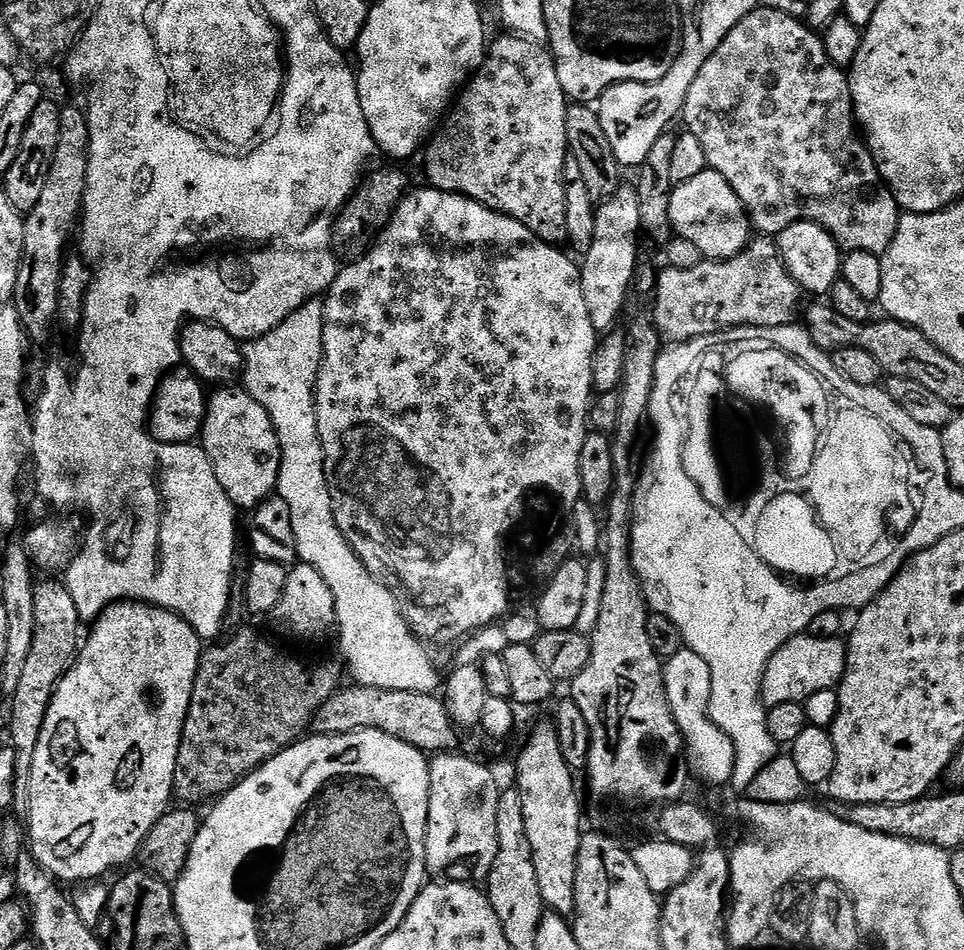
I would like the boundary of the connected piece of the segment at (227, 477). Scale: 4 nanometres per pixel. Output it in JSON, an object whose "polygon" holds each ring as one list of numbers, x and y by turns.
{"polygon":[[224,386,213,392,216,393,208,396,202,447,214,466,222,490,228,495,229,505,240,510,257,508,277,491,280,483,278,434,272,428,270,414,266,414,266,410,262,410,246,390]]}

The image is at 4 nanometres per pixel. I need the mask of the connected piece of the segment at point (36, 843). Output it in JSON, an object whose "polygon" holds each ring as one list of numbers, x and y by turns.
{"polygon":[[121,602,111,604,91,625,92,633,83,641,77,651,75,660,69,670,57,682,56,691,49,702,45,721,42,722,41,736,37,749,34,750,33,769,30,770,29,818,26,823,26,840,30,845,33,858,57,881,65,885,79,885,81,882,96,882,106,875,111,868,123,869,127,860,137,859,142,838,150,834,150,830,169,811,174,800,174,770,178,758,180,735,184,729,184,719,190,706,190,698,194,690,194,682,198,674,202,641,192,627,180,616,168,612,165,608,154,608,151,604]]}

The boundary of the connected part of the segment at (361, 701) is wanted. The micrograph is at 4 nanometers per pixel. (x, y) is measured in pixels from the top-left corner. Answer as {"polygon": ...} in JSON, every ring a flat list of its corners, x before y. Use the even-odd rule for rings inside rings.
{"polygon":[[353,683,352,688,341,686,333,696,322,704,316,714,314,728,322,736,341,736,351,732,361,732,362,730,378,730,414,746,425,754,444,754,459,742,461,733,458,726,450,718,446,710,443,699,439,695,431,692,415,692,414,690,382,690,374,686,362,686]]}

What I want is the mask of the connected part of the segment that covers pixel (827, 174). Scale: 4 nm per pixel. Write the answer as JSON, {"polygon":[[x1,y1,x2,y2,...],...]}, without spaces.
{"polygon":[[763,6,746,14,746,18,742,18,742,22,738,22,738,26,734,26,734,30,730,30,730,34,726,34,726,38,718,46,718,50,714,50,714,54,710,54,710,58,706,58,706,66,702,66,702,70,698,70,698,78,694,78,694,83,690,85,690,94,686,94,682,112,684,112,683,127,690,134,694,134,694,138,698,138,698,143,702,145,702,151,706,154,709,169,722,174,722,178,726,178,726,182,730,182,730,190,734,190,734,194,738,194,744,211,748,214,751,227,757,233,775,238,782,230,786,230,786,226,799,220,809,220,822,225,836,239,838,246,845,253,866,250,882,254,888,249,890,242,894,242,894,234,898,230,902,209,896,203,892,191,881,178,867,143,861,137,860,140,856,137,858,121,854,115,852,86,849,77,846,75,845,69,828,61,823,39,809,28,801,17,778,14,778,10,770,10]]}

